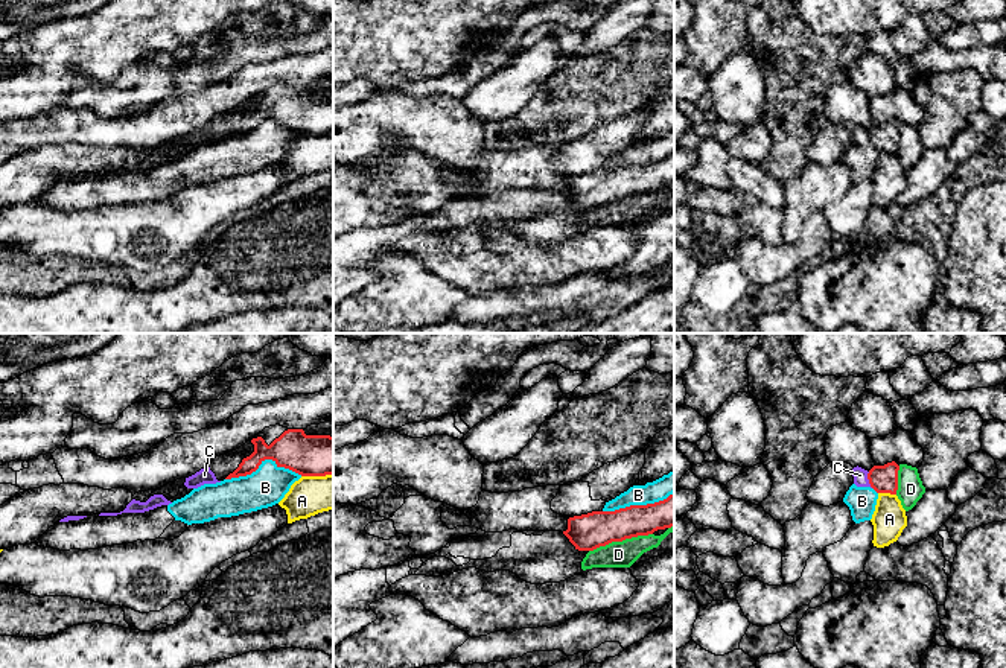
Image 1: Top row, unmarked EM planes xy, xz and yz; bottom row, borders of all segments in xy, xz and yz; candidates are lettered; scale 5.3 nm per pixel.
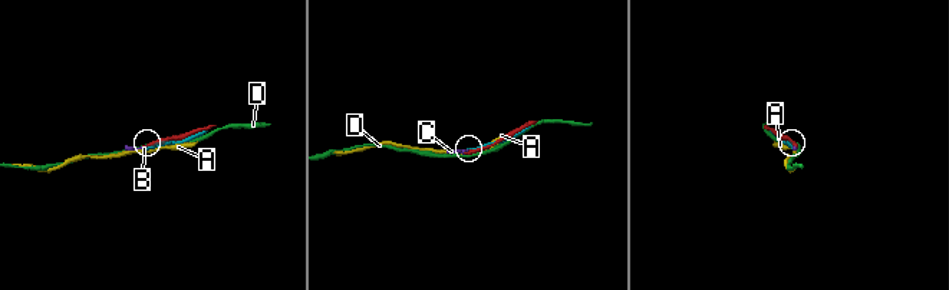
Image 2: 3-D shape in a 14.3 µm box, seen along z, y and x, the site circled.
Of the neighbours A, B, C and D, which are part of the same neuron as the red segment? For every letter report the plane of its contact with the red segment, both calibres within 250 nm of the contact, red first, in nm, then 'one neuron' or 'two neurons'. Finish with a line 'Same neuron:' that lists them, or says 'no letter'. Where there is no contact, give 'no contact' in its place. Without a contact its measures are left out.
A: yz | 140/180 nm | two neurons
B: xy | 220/200 nm | two neurons
C: yz | 140/80 nm | one neuron
D: xz | 190/140 nm | two neurons
Same neuron: C

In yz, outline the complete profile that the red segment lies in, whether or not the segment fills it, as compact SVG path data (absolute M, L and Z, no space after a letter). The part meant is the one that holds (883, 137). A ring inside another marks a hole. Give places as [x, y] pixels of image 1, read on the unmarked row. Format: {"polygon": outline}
{"polygon": "M892 120L884 125L874 125L869 131L861 126L852 128L854 143L857 146L871 146L877 152L896 154L899 125Z"}

